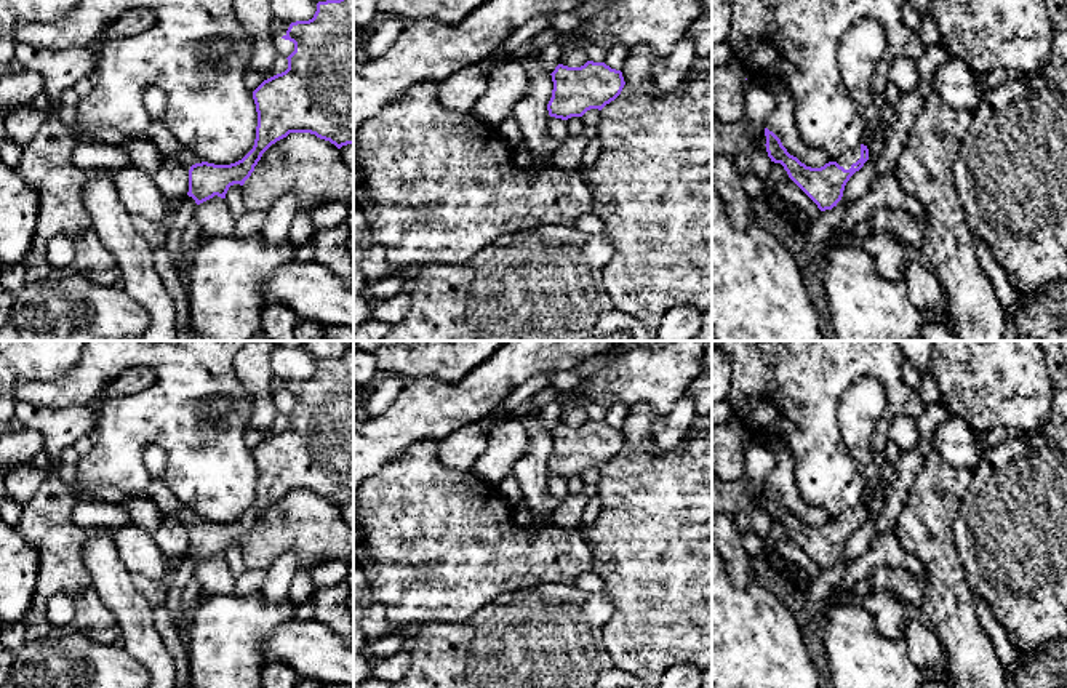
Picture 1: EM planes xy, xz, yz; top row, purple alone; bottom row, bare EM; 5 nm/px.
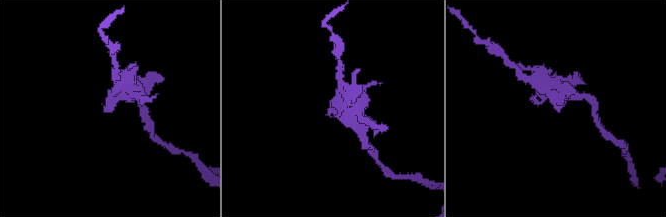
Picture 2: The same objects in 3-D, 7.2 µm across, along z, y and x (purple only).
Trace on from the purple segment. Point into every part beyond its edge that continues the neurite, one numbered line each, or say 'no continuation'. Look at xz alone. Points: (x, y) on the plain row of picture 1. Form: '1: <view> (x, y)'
no continuation

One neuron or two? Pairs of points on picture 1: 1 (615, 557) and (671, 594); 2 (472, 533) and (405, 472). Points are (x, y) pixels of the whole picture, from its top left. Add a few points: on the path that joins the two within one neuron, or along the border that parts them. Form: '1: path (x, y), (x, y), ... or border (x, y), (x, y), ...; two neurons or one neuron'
1: path (629, 557), (634, 557), (656, 580); one neuron
2: path (456, 524), (421, 488); one neuron

